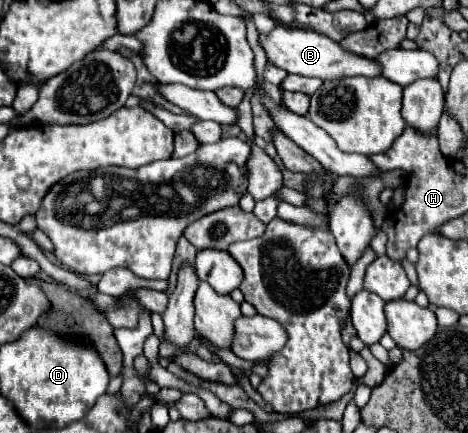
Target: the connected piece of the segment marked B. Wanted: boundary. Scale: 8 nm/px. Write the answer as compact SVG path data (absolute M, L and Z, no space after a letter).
M276 26L270 34L258 34L258 42L266 52L268 64L298 76L316 76L320 80L338 80L344 76L380 76L380 66L374 60L344 52L338 42L312 30Z

